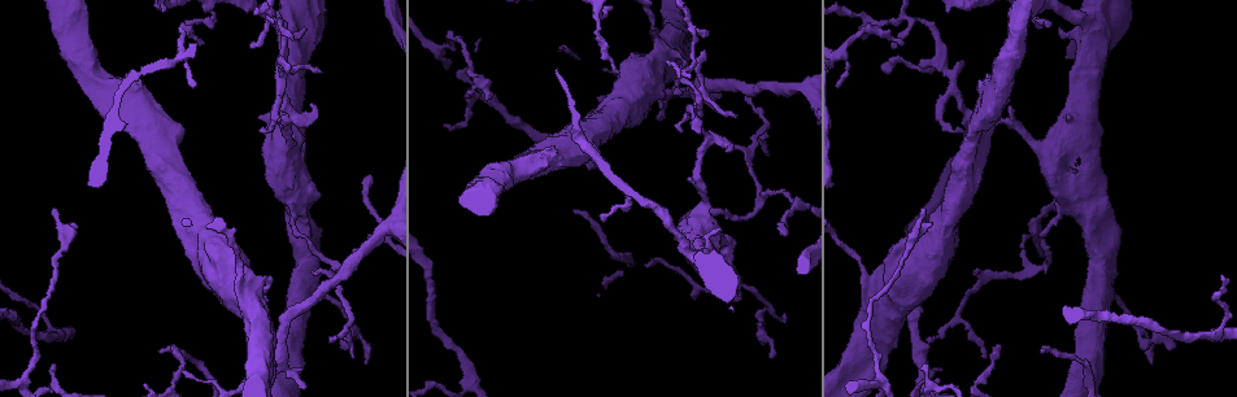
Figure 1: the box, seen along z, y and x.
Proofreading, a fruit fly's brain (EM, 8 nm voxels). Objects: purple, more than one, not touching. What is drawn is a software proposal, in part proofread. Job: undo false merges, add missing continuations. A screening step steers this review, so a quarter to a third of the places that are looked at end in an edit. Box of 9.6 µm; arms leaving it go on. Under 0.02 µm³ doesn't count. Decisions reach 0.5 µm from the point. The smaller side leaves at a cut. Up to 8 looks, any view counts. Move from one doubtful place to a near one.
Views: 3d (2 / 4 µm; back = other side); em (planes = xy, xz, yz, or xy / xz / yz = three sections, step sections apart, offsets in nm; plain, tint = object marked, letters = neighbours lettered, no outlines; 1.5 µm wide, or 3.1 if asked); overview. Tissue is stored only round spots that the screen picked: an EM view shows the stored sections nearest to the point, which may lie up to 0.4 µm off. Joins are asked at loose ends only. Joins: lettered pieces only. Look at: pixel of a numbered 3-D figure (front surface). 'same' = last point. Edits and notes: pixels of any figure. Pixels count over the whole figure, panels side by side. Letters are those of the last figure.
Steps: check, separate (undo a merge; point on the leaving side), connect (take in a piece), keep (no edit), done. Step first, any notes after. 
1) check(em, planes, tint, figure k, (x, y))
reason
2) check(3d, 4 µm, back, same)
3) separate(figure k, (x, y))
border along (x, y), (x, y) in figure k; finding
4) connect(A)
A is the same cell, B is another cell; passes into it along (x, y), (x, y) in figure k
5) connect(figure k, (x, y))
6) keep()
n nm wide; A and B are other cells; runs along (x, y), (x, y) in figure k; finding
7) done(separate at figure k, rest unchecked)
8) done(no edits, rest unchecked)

check(3d, 4 µm, figure 1, (972, 273))
free end

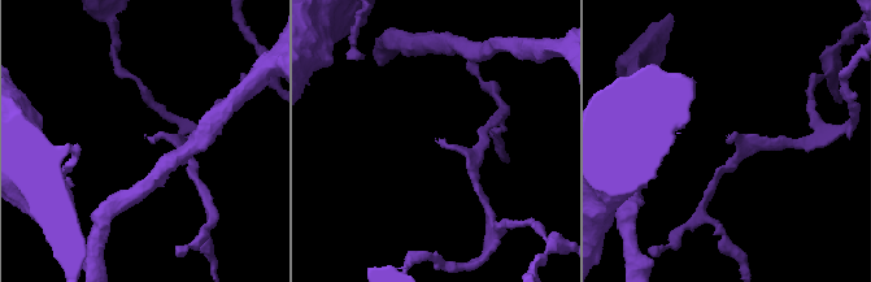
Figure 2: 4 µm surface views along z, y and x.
check(em, planes, letters, figure 2, (435, 139))

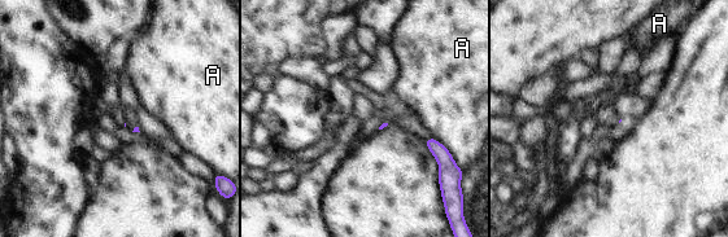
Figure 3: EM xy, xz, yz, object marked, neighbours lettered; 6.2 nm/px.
keep()
A is another cell; no lettered piece goes on from it

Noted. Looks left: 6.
check(3d, 2 µm, figure 1, (599, 97))
tapers out

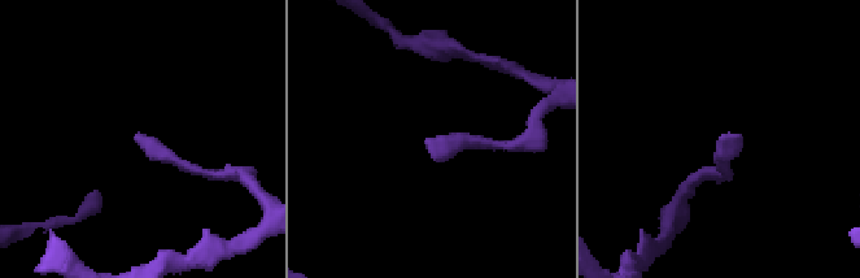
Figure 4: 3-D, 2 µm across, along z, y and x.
check(em, planes, letters, figure 4, (721, 135))
shape alone is not enough

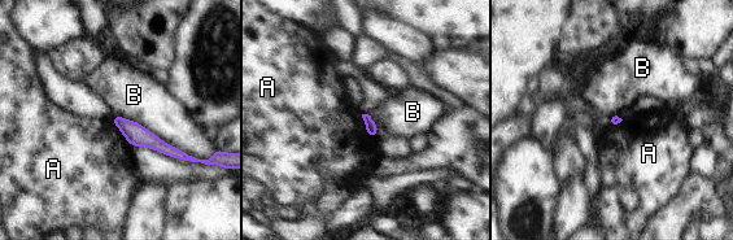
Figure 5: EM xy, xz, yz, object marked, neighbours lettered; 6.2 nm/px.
keep()
A and B are other cells; border along (114, 114), (135, 120), (197, 158) in figure 5; no lettered piece goes on from it

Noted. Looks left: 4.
check(em, xy, step 4, tint, figure 1, (467, 95))
thin end

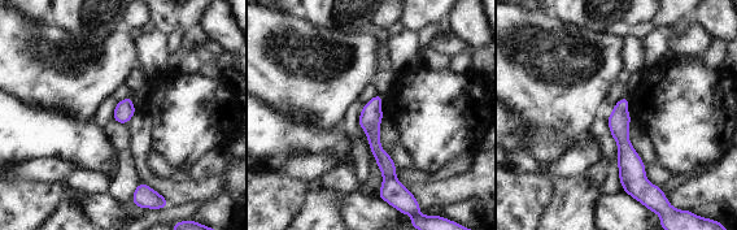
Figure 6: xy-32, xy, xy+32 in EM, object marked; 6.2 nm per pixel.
check(em, planes, letters, same)
another direction

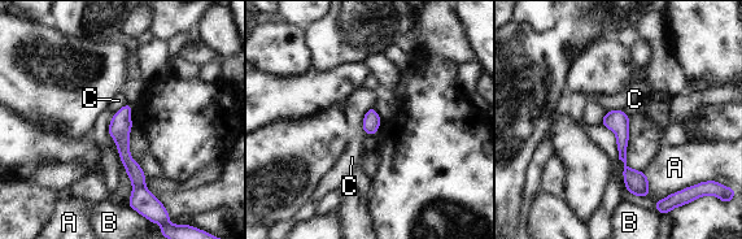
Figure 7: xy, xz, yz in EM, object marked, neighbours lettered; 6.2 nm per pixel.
keep()
A touches over 320 nm; A, B and C are other cells; none of them fits

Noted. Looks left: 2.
done(no edits, rest unchecked)

